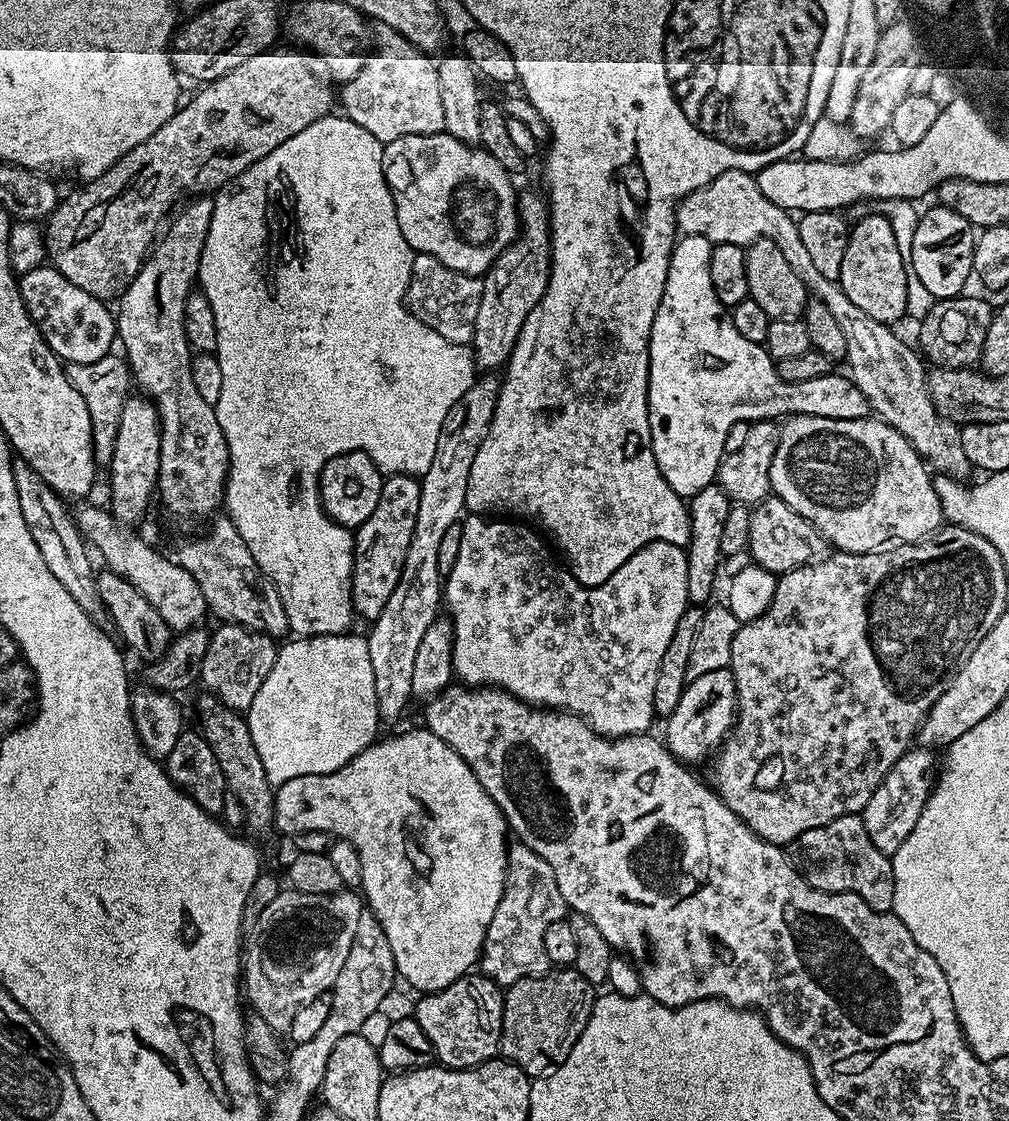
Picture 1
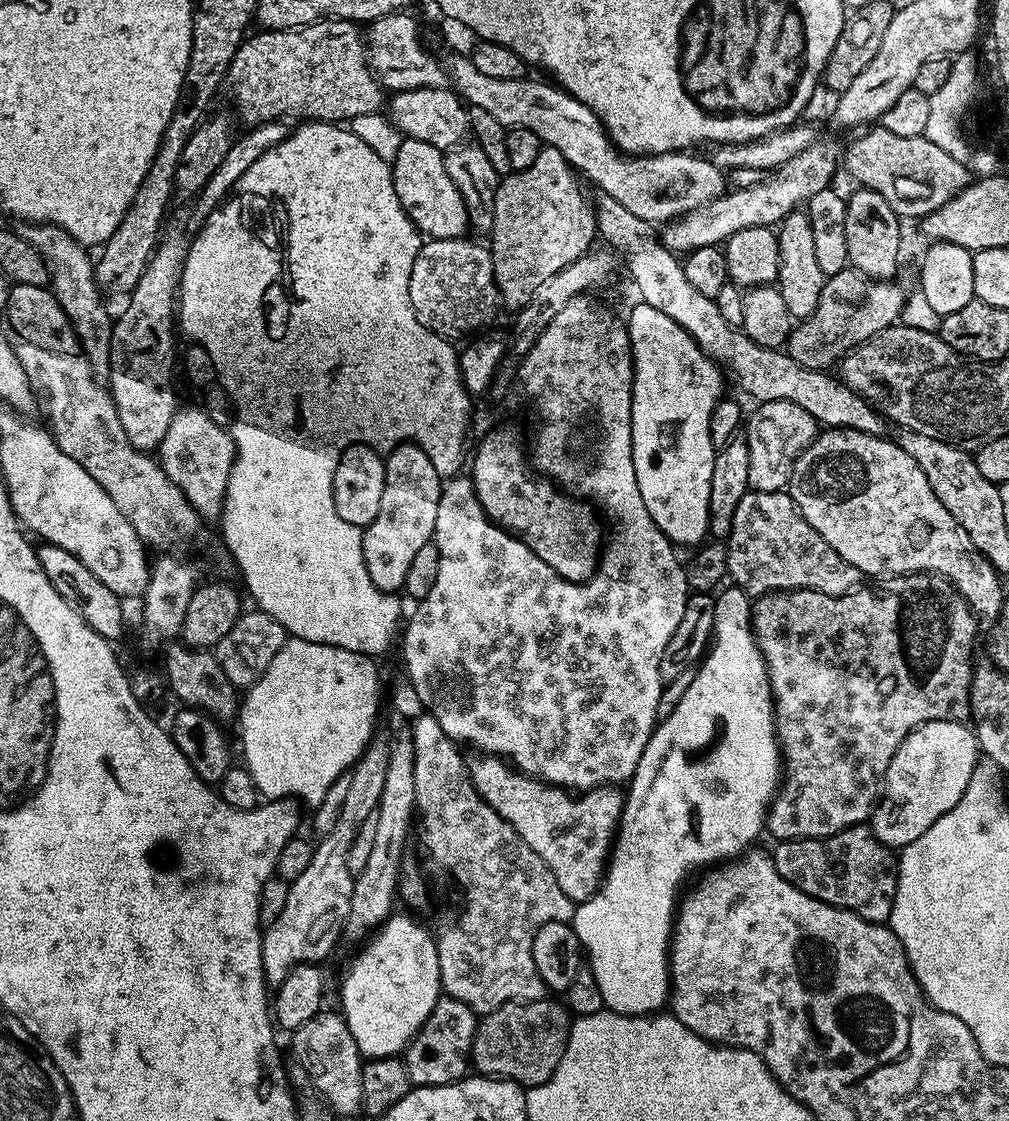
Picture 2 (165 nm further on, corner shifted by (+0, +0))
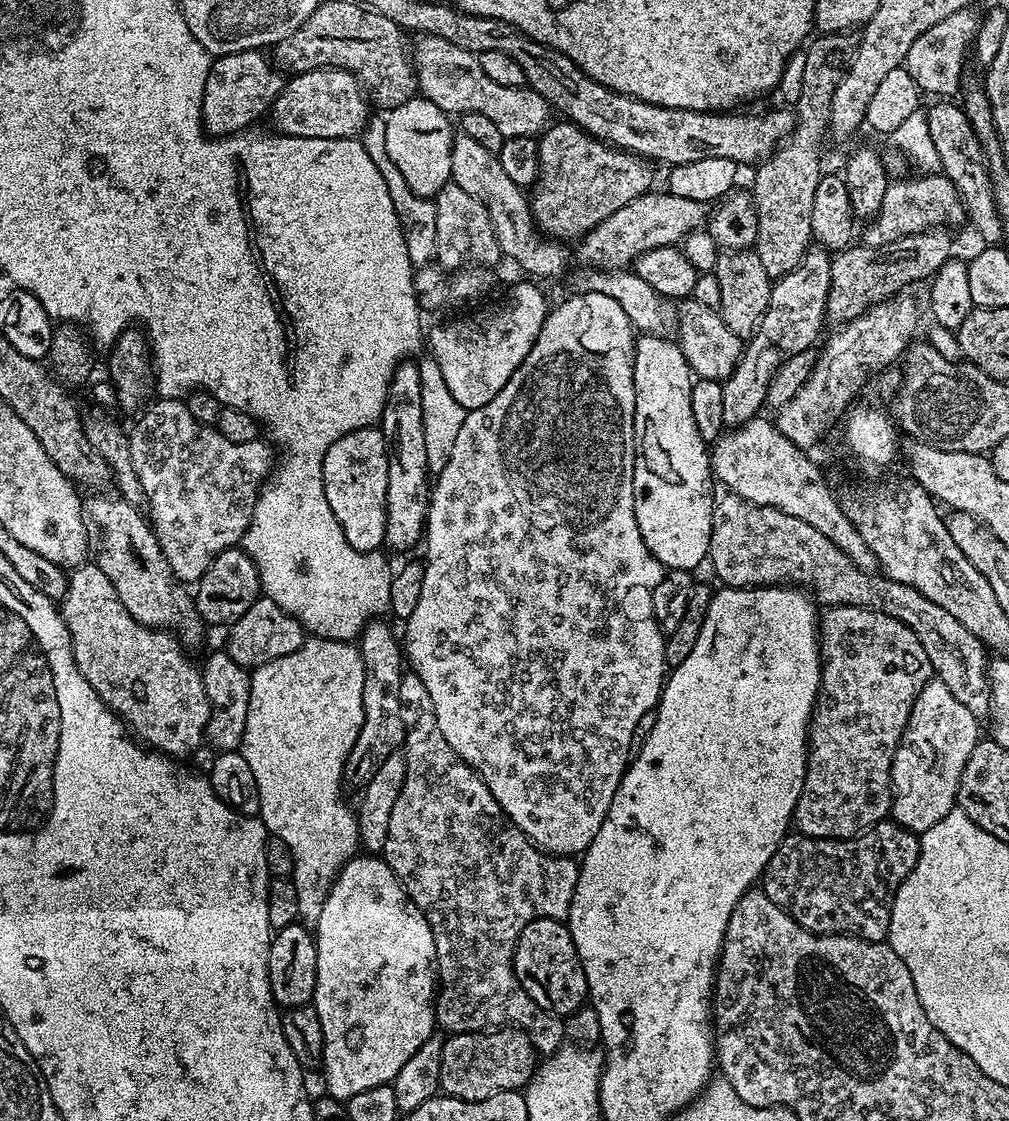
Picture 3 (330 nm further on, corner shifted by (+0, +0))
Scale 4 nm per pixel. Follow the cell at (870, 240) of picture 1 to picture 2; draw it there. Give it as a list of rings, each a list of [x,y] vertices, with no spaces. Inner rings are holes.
[[[863,186],[855,189],[853,196],[847,197],[846,206],[846,250],[848,263],[857,272],[866,274],[872,280],[891,277],[892,271],[900,264],[900,224],[901,217],[874,190]]]

